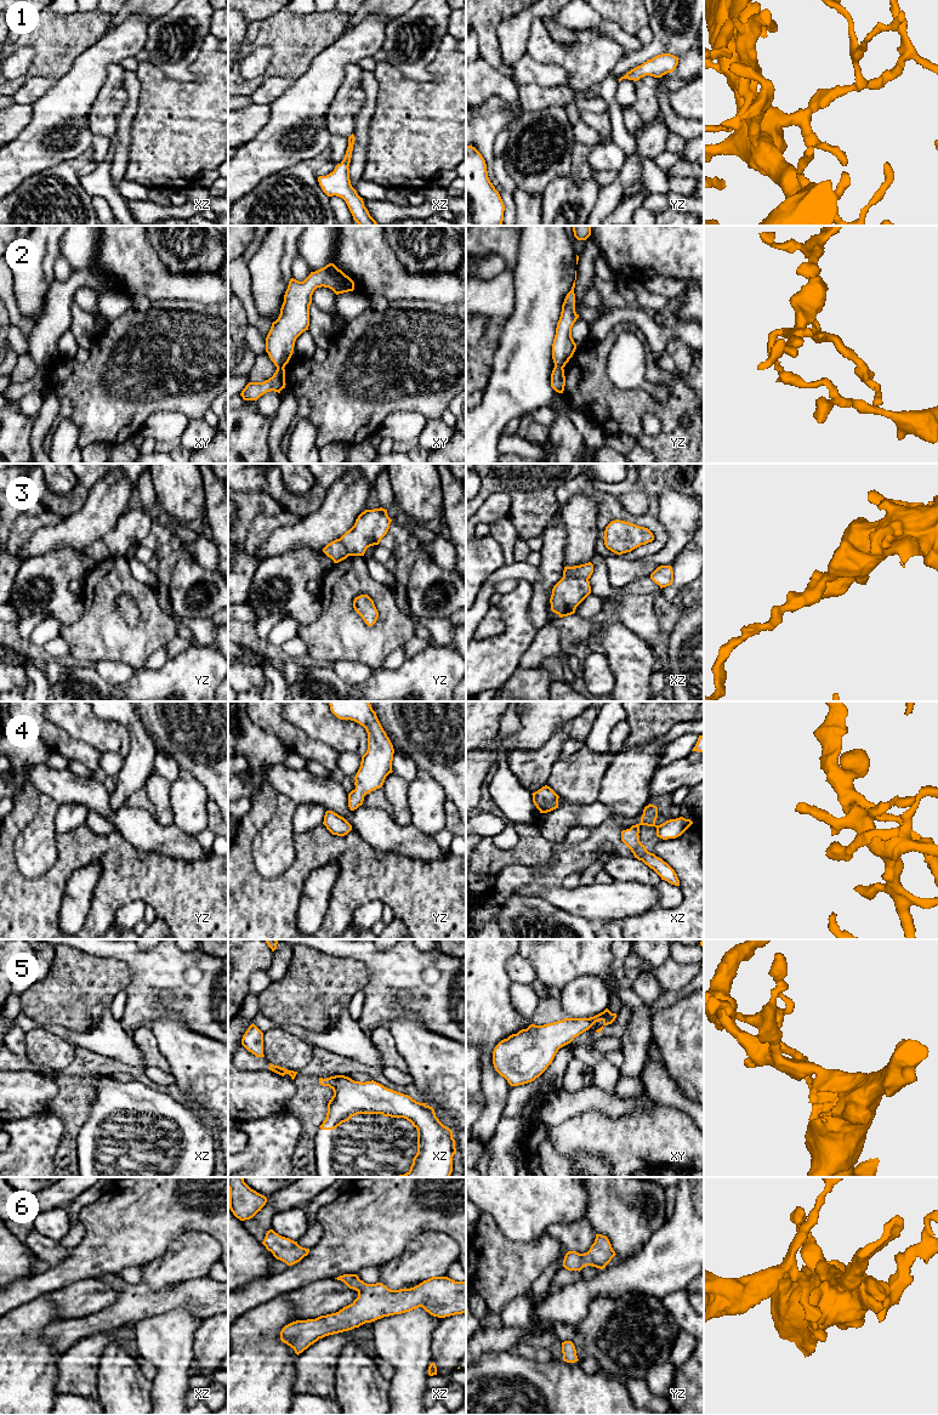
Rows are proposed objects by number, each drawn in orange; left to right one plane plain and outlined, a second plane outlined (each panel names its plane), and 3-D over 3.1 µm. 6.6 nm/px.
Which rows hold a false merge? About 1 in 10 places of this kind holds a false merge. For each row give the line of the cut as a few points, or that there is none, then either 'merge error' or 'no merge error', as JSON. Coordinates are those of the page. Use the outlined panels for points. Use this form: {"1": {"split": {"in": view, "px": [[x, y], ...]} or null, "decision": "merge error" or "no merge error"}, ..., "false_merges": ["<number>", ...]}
{"1": {"split": null, "decision": "no merge error"}, "2": {"split": {"in": "yz", "px": [[555, 365], [562, 368]]}, "decision": "merge error"}, "3": {"split": {"in": "xz", "px": [[563, 577], [584, 577], [587, 579]]}, "decision": "merge error"}, "4": {"split": null, "decision": "no merge error"}, "5": {"split": null, "decision": "no merge error"}, "6": {"split": null, "decision": "no merge error"}, "false_merges": ["2", "3"]}

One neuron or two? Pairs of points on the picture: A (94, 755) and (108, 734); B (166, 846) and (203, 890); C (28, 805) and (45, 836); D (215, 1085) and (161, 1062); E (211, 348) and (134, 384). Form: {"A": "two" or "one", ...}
{"A": "two", "B": "two", "C": "two", "D": "two", "E": "one"}

